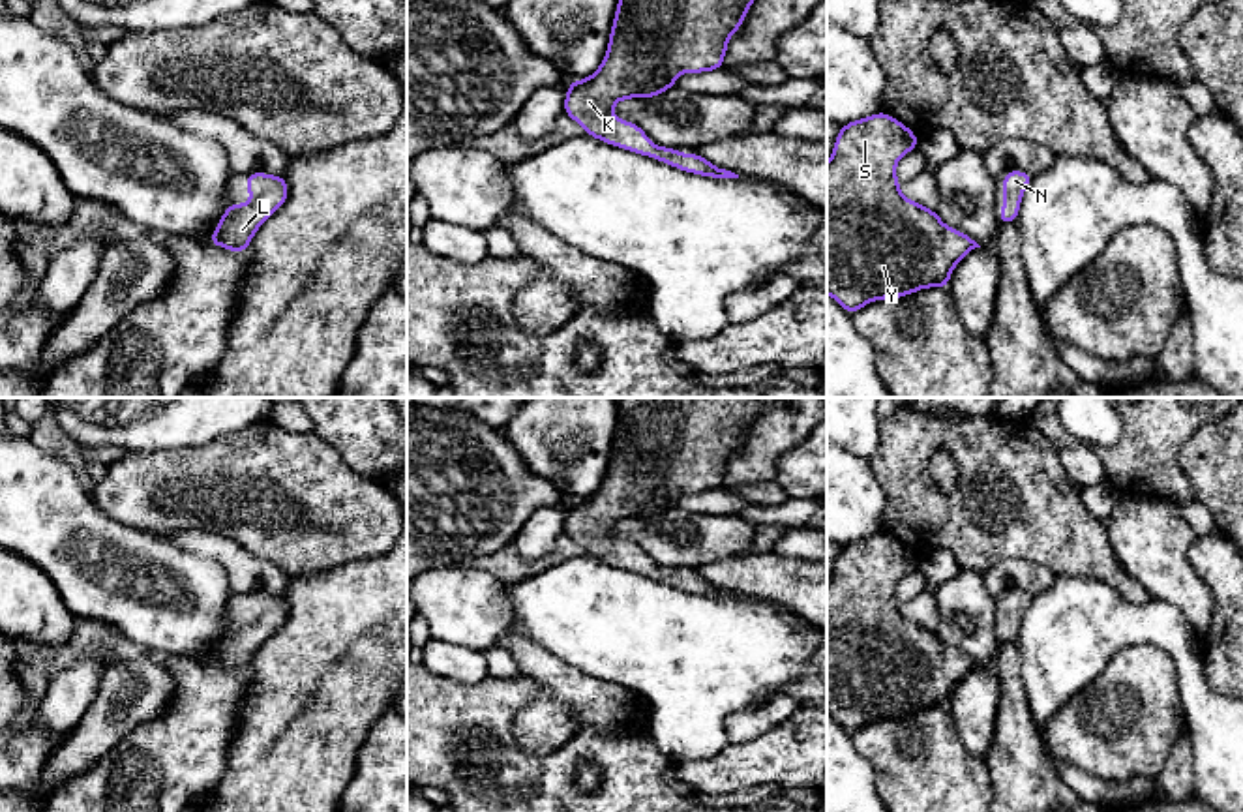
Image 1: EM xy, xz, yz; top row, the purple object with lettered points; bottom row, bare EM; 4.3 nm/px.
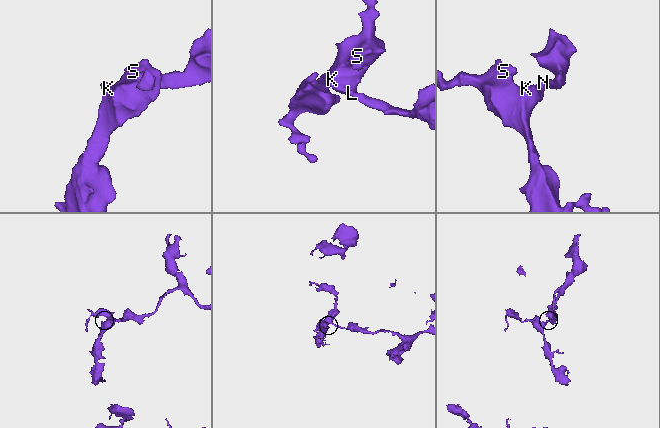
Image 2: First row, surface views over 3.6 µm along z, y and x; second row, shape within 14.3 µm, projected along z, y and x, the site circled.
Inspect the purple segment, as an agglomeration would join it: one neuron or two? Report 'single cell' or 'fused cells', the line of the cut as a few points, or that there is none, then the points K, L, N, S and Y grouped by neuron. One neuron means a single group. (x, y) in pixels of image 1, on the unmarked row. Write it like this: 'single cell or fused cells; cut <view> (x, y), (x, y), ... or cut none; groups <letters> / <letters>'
single cell; cut none; groups K L N S Y

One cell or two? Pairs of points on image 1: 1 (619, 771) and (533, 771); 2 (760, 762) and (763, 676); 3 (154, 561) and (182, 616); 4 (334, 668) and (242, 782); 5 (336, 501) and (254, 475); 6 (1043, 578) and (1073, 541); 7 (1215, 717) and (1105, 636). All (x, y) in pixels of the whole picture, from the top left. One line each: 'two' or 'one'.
1: one
2: two
3: one
4: one
5: one
6: two
7: one

